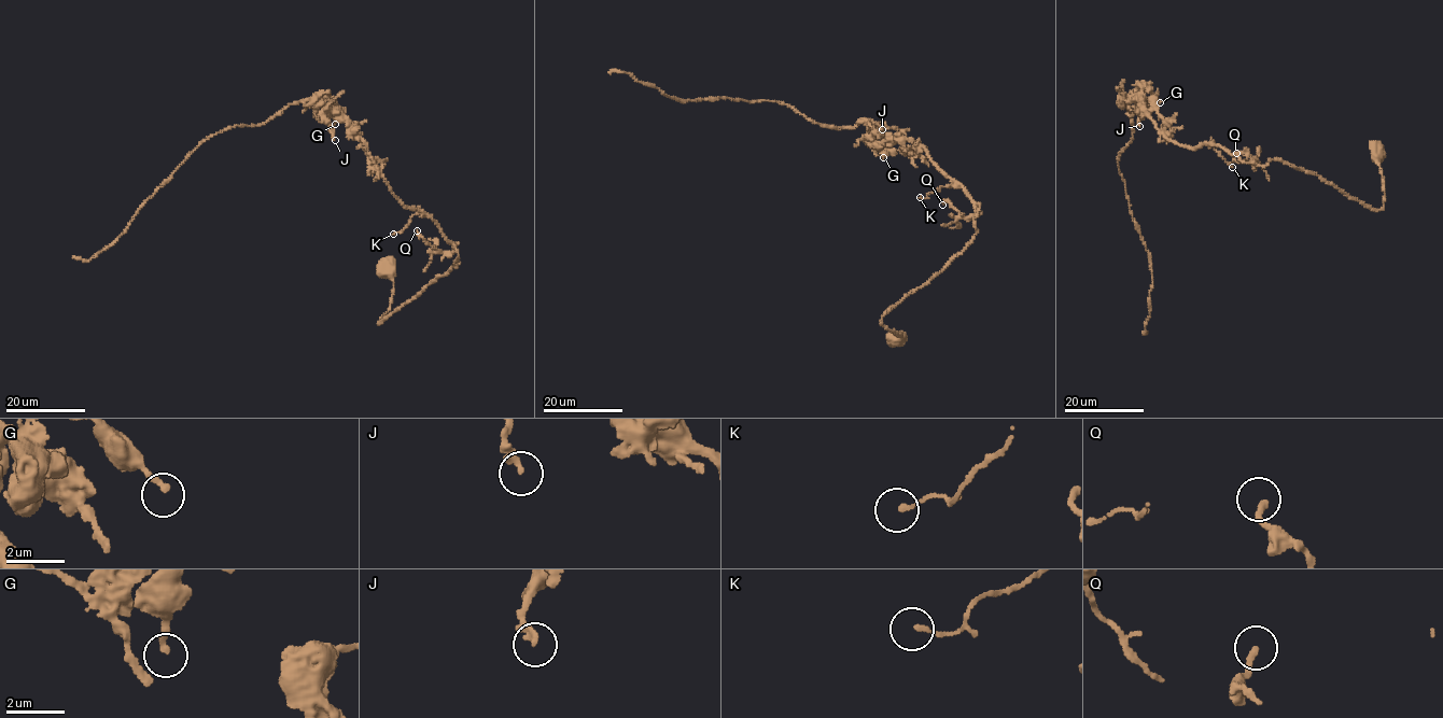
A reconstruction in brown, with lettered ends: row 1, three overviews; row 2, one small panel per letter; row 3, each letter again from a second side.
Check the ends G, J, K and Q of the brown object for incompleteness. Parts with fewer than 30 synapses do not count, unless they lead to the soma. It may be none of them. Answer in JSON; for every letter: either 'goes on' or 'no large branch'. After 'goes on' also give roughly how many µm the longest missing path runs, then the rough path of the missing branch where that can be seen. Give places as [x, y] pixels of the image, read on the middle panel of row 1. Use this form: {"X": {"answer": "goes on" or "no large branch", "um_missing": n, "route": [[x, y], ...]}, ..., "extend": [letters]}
{"G": {"answer": "no large branch"}, "J": {"answer": "no large branch"}, "K": {"answer": "no large branch"}, "Q": {"answer": "no large branch"}, "extend": []}

